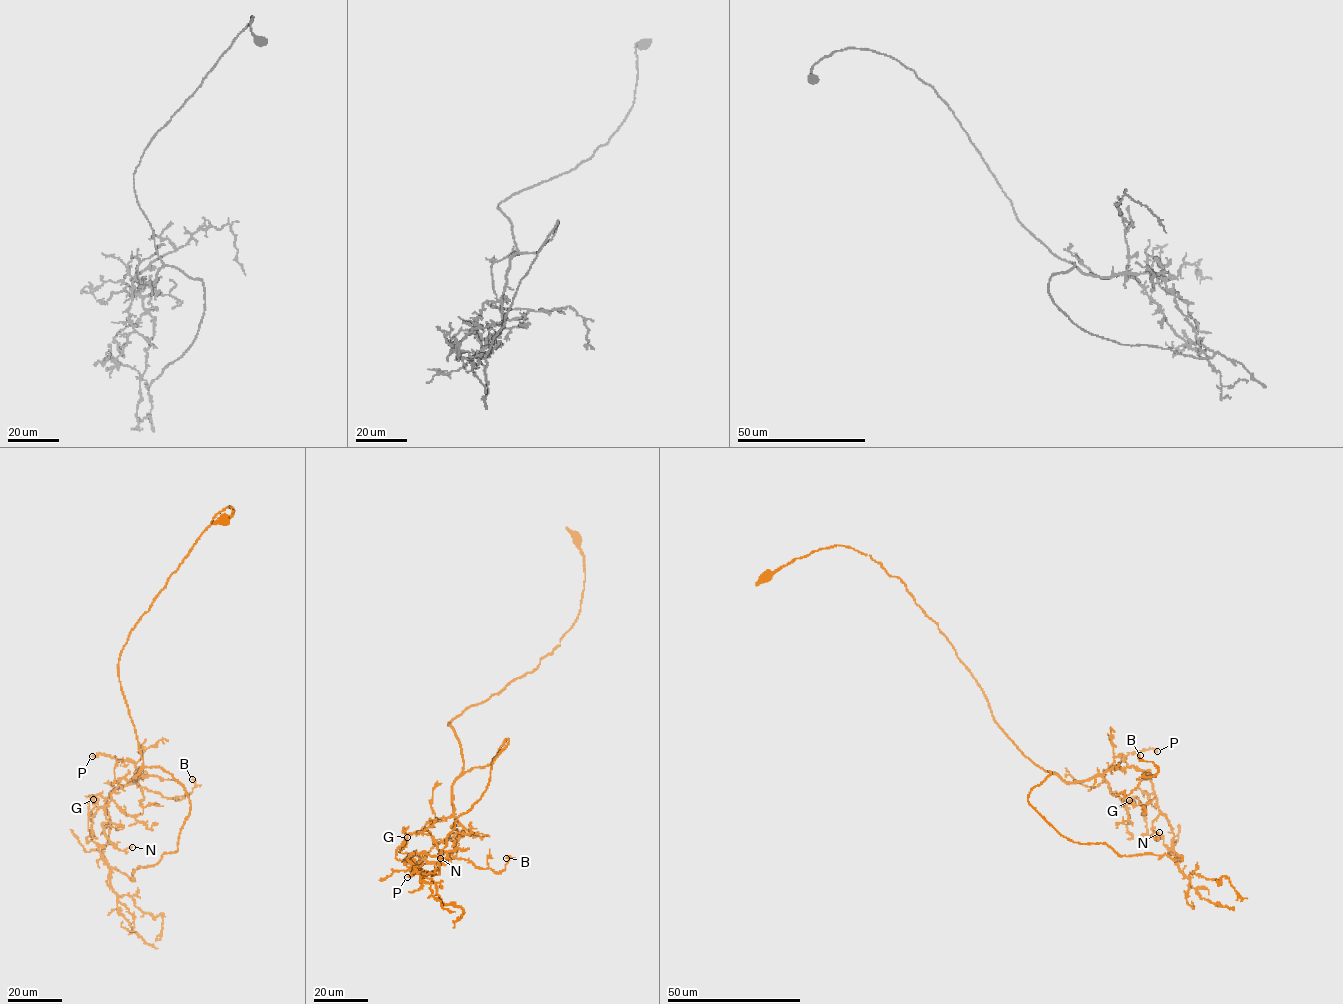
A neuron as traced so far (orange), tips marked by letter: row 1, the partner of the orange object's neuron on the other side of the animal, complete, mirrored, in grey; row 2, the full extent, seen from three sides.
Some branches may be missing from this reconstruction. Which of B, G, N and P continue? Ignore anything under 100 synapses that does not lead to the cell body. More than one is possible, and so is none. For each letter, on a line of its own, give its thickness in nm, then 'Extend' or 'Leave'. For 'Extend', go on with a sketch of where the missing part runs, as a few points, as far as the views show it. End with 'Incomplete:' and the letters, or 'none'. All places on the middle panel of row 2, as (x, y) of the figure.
B: Thickness 160 nm. Leave
G: Thickness 400 nm. Leave
N: Thickness 360 nm. Leave
P: Thickness 360 nm. Leave
Incomplete: none

